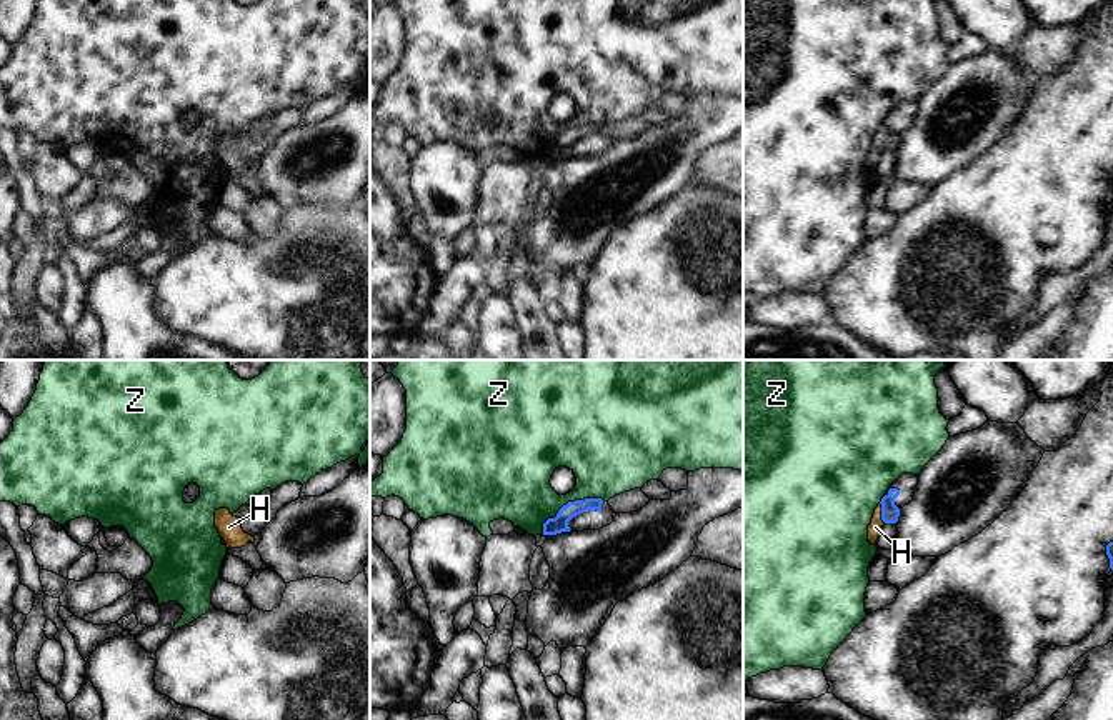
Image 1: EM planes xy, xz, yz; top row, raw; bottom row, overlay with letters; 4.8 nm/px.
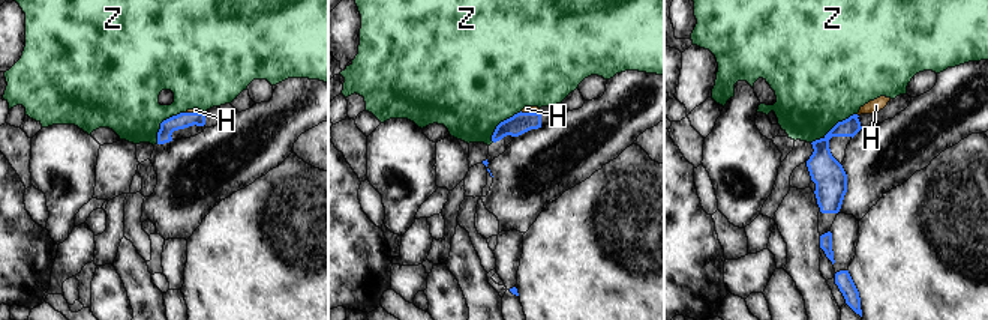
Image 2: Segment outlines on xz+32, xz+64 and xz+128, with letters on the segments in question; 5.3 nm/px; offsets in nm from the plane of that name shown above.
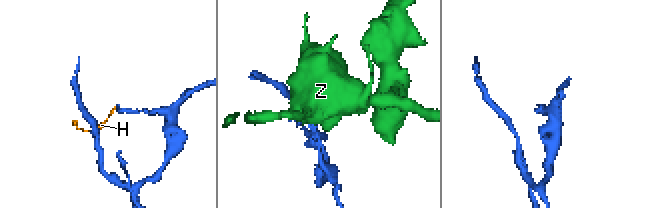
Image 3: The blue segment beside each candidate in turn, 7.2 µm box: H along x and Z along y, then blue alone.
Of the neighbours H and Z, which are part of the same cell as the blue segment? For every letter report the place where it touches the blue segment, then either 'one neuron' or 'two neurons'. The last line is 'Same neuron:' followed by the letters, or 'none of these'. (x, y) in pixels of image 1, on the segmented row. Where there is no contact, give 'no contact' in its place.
H: contact yz (882, 512); one neuron
Z: contact xz (568, 502); two neurons
Same neuron: H

